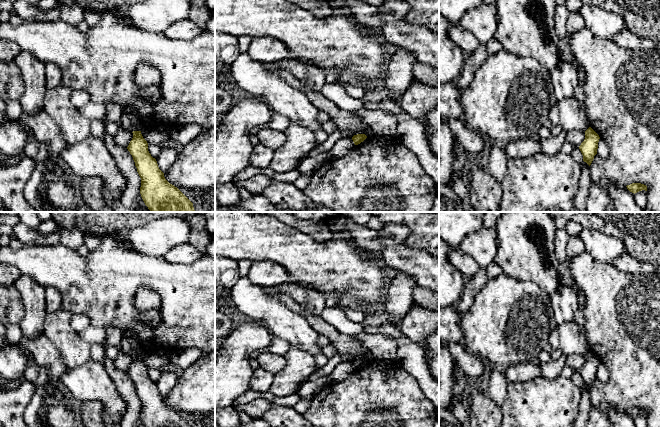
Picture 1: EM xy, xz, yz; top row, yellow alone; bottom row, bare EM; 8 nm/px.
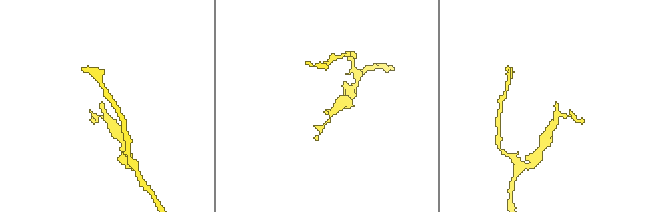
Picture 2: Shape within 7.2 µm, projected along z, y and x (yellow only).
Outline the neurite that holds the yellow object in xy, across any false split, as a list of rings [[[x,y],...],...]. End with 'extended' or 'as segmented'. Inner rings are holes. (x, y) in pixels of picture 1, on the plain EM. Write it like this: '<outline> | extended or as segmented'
[[[133,355],[127,373],[141,402],[140,418],[144,427],[192,427],[177,411],[170,408],[148,375],[141,355]]] | as segmented

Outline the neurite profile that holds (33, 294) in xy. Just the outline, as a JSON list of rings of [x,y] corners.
[[[24,274],[20,275],[14,286],[21,293],[25,307],[25,316],[19,326],[23,337],[32,339],[44,331],[44,320],[47,314],[45,287]]]

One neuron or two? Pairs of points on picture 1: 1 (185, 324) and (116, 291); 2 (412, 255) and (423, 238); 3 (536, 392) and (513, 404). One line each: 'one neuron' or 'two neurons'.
1: one neuron
2: two neurons
3: one neuron

